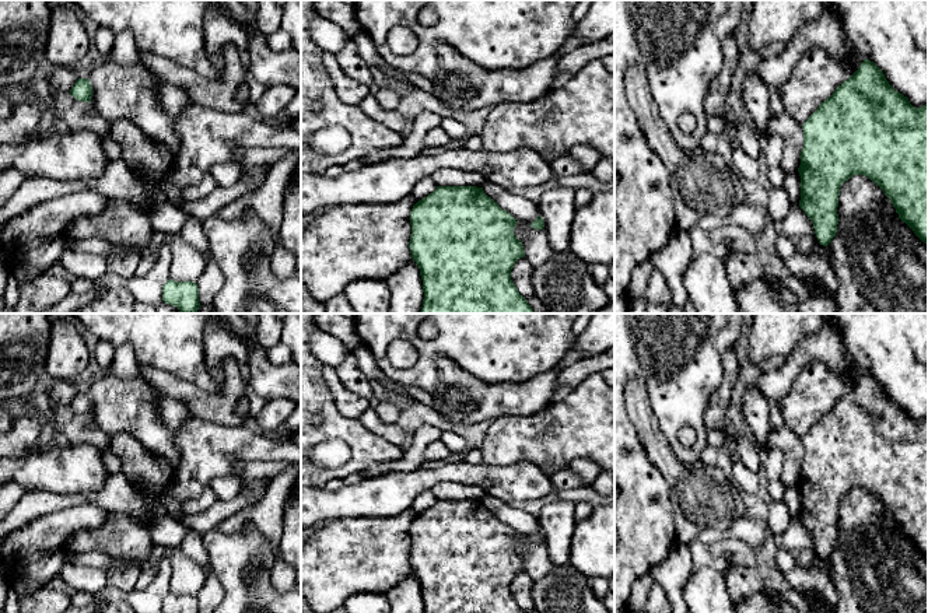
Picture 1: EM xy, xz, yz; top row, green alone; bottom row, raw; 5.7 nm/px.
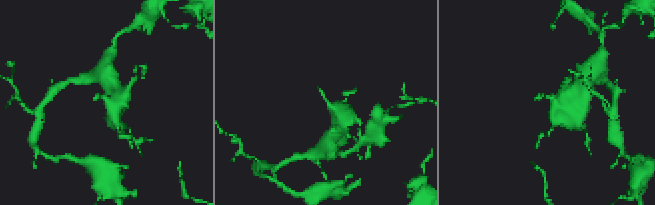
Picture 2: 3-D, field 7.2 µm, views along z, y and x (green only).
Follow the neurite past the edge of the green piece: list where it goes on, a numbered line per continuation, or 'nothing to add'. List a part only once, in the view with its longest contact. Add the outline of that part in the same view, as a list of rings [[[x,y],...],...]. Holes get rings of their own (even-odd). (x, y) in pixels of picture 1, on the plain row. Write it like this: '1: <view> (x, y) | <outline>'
nothing to add

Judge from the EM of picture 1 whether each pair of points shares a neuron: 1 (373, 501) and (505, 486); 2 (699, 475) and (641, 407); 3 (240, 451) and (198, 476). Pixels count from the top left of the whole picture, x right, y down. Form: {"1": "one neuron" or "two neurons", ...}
{"1": "one neuron", "2": "one neuron", "3": "one neuron"}

